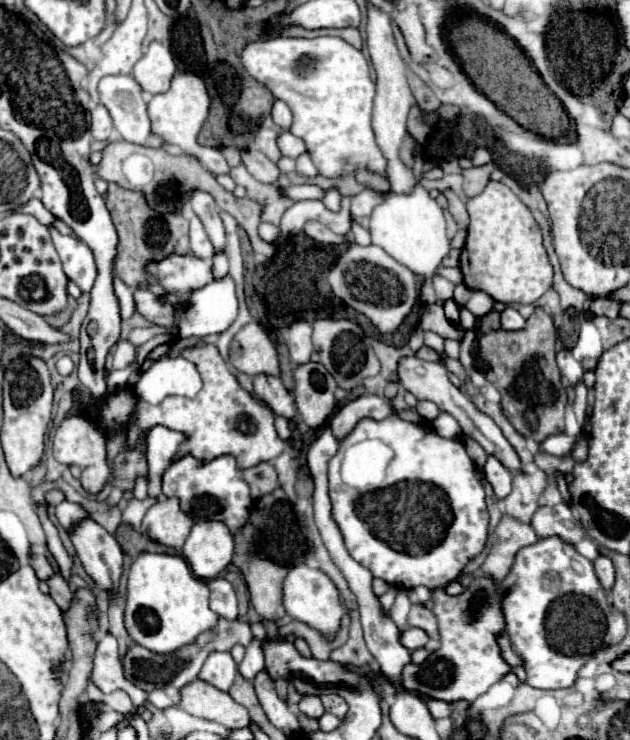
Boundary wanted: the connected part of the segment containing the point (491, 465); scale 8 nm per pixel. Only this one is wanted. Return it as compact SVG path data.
M488 455L484 473L486 473L490 485L494 487L494 493L498 499L506 497L512 491L512 473L494 455Z

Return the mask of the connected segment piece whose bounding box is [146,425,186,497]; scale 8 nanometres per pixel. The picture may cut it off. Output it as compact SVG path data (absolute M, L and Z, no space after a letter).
M154 425L146 431L146 461L148 461L148 495L160 495L164 471L172 465L186 435L164 425Z

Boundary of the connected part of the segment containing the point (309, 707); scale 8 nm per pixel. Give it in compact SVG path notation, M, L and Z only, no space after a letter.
M302 699L298 703L298 709L302 713L306 713L308 717L312 717L312 719L320 719L322 713L324 713L324 707L322 707L322 701L320 699Z

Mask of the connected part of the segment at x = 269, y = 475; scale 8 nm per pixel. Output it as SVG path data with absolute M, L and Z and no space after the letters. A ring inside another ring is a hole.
M260 463L256 467L244 469L242 471L242 477L250 485L252 499L260 499L260 497L272 493L276 489L276 485L278 485L276 469L270 463Z

